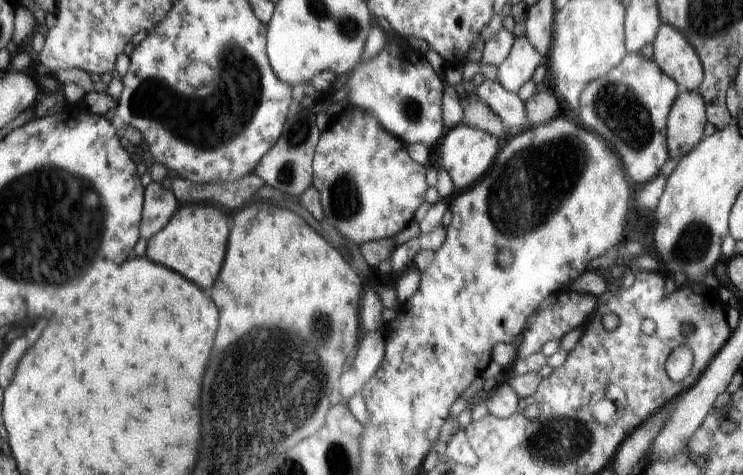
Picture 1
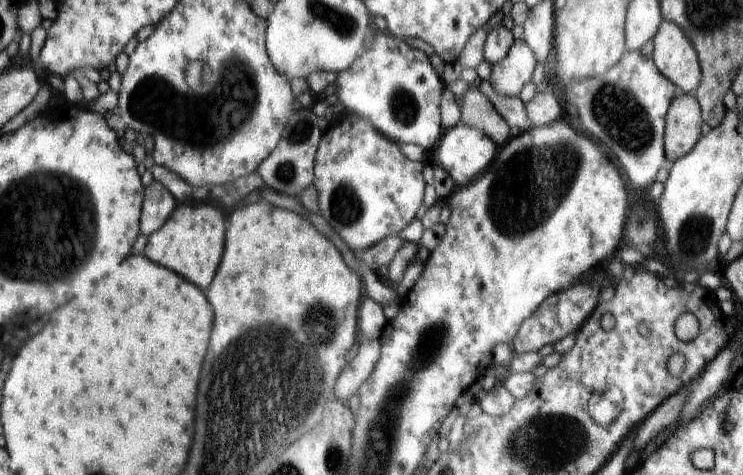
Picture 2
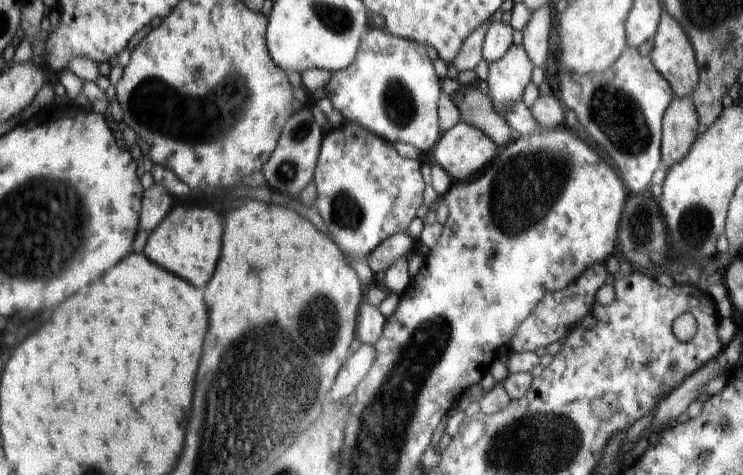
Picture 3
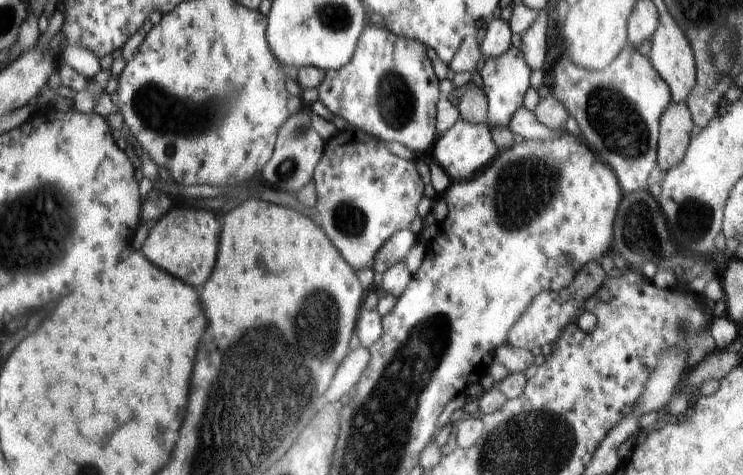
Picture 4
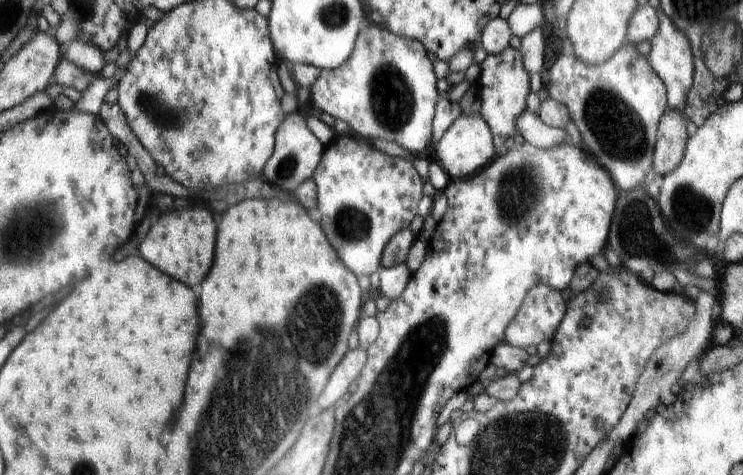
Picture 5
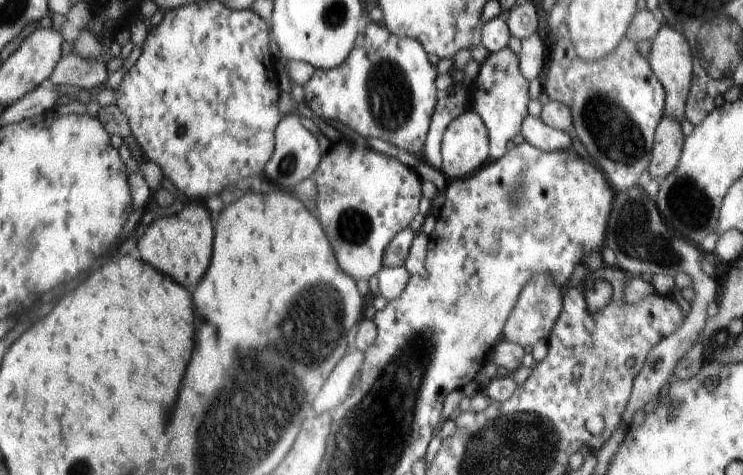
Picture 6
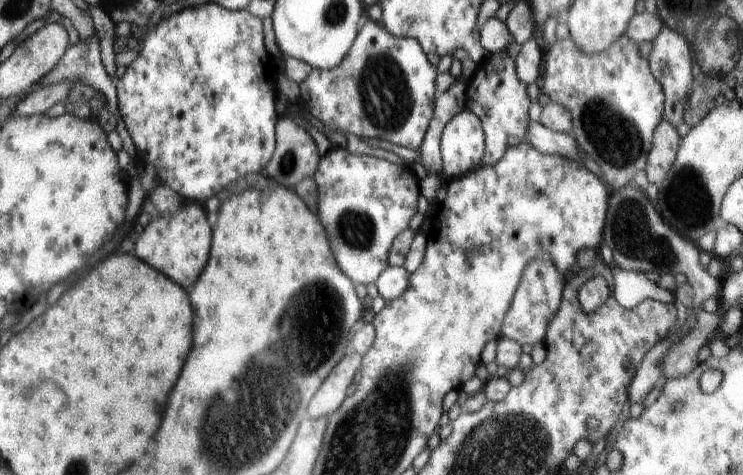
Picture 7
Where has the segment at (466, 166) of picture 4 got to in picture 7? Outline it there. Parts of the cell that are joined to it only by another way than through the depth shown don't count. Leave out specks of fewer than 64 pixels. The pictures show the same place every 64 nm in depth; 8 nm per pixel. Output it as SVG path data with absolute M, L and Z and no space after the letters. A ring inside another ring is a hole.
M460 111L446 126L440 141L443 170L446 181L468 174L481 166L486 152L484 130L472 111Z

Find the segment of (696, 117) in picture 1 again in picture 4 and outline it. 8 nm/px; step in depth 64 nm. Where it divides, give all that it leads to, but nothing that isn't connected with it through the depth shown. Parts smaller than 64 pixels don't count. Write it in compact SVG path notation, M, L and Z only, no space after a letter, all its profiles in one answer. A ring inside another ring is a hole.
M671 102L660 118L656 162L663 174L682 162L694 126L686 102Z

